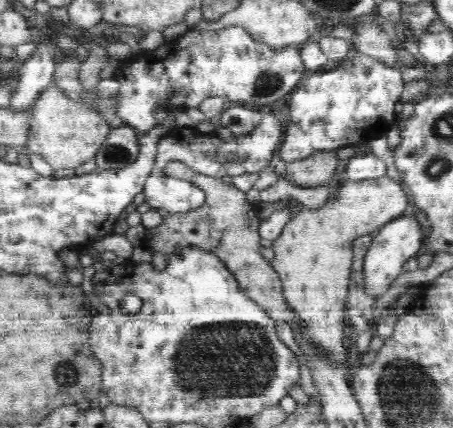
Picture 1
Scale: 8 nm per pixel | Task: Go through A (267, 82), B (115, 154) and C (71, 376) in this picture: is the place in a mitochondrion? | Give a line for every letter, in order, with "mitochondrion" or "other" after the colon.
A: mitochondrion
B: mitochondrion
C: mitochondrion

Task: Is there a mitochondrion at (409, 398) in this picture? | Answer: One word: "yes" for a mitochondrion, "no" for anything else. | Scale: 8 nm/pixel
yes

